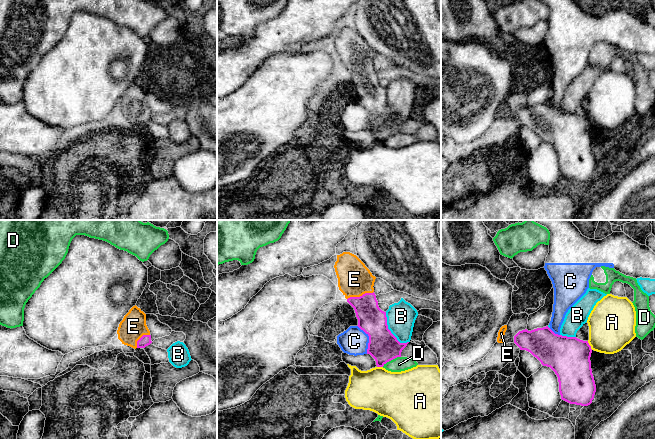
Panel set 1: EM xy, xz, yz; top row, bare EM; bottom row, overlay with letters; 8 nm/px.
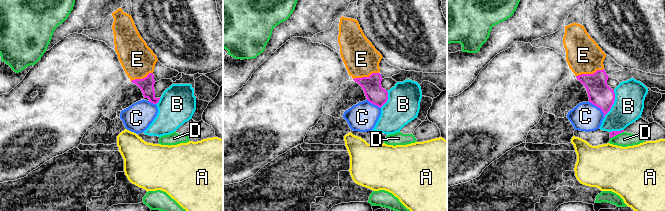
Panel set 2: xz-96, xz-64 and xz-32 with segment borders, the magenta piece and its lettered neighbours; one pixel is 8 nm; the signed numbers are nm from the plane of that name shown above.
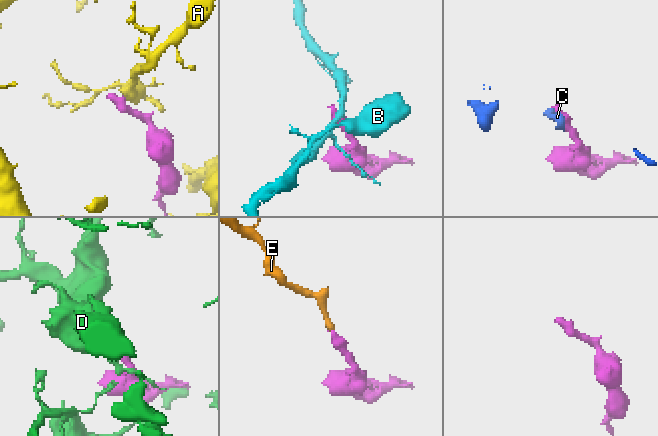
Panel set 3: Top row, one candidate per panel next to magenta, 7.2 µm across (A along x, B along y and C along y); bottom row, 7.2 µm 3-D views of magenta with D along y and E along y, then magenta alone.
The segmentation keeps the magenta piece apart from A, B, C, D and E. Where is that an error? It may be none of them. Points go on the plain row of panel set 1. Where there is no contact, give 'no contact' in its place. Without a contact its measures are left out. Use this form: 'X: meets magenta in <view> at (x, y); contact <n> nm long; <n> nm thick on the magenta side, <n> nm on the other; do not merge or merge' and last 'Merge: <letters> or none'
A: meets magenta in yz at (589, 121); contact 80 nm long; 340 nm thick on the magenta side, 380 nm on the other; do not merge
B: meets magenta in xz at (390, 107); contact 320 nm long; 240 nm thick on the magenta side, 240 nm on the other; do not merge
C: meets magenta in xz at (369, 115); contact 240 nm long; 240 nm thick on the magenta side, 220 nm on the other; do not merge
D: meets magenta in xz at (391, 135); contact 170 nm long; 240 nm thick on the magenta side, 120 nm on the other; do not merge
E: meets magenta in xz at (360, 72); contact 220 nm long; 220 nm thick on the magenta side, 280 nm on the other; merge
Merge: E

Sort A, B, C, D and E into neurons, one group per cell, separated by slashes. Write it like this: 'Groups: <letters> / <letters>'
Groups: A / B / C / D / E

